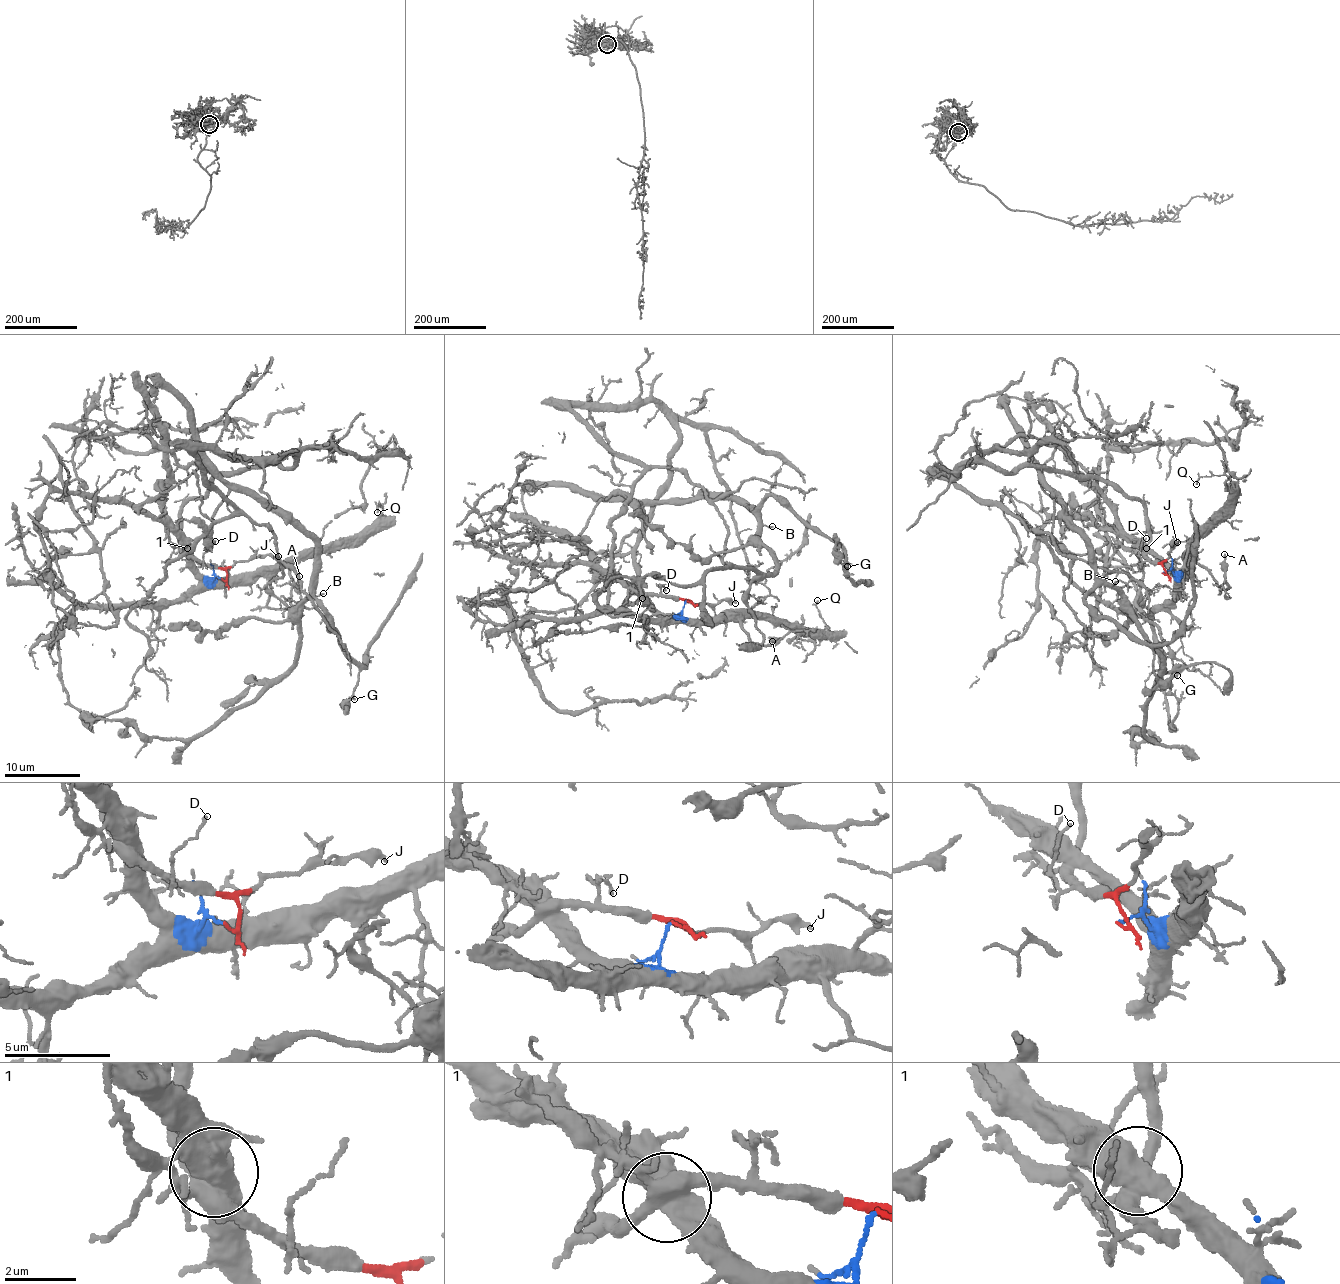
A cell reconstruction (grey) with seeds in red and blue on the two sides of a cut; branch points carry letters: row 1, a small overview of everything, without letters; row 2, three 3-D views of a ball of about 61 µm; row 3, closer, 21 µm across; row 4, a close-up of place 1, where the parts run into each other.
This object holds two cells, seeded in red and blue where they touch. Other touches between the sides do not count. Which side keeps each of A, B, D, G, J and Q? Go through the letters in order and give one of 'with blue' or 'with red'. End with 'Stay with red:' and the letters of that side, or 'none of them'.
A: with blue
B: with blue
D: with red
G: with blue
J: with red
Q: with blue
Stay with red: D, J

